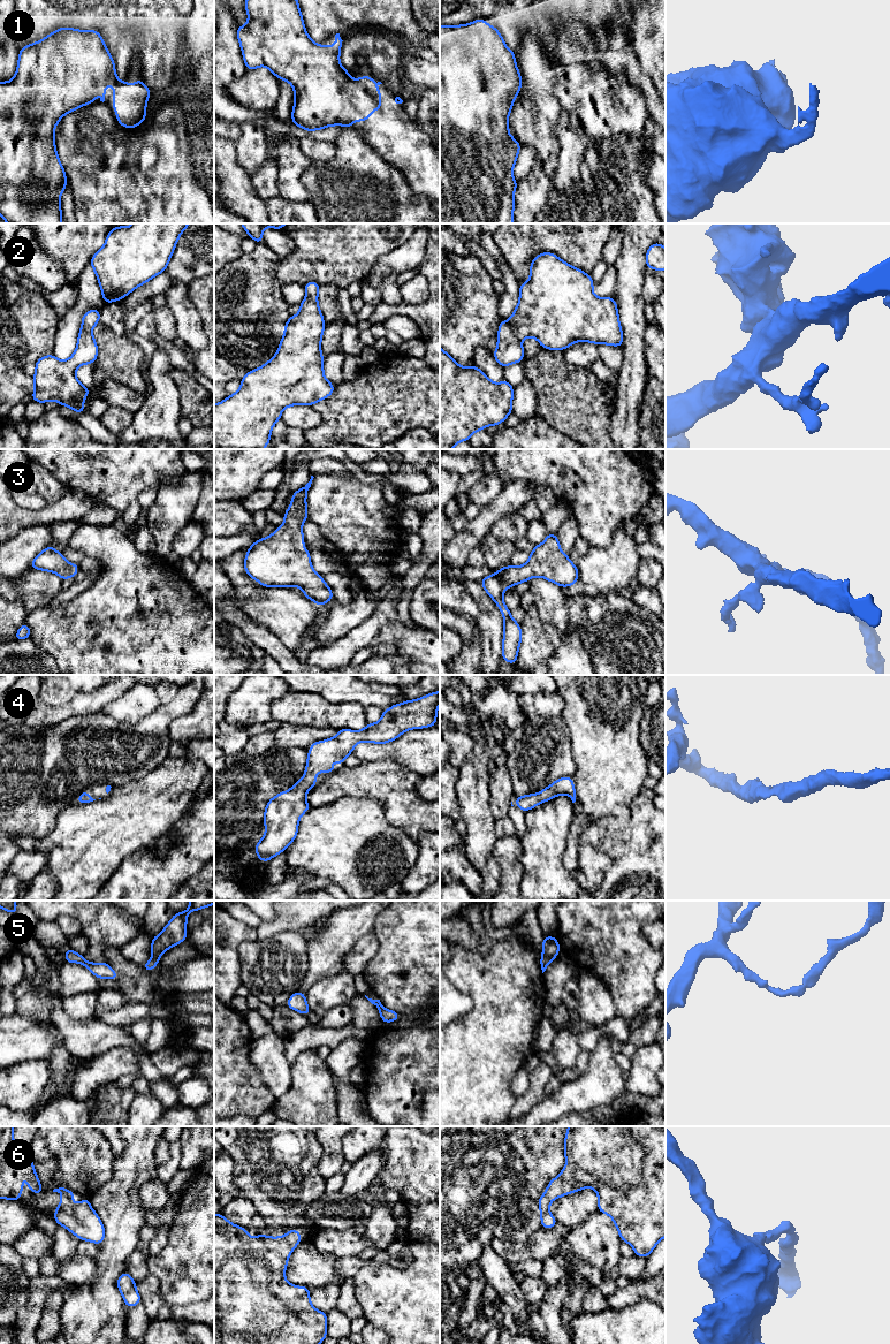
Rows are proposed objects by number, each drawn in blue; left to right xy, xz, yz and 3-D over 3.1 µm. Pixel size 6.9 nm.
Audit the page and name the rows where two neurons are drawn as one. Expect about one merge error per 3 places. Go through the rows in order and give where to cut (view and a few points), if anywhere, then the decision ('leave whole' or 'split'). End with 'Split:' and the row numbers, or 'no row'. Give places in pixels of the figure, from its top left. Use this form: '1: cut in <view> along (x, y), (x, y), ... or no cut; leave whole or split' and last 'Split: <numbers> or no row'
1: no cut; leave whole
2: no cut; leave whole
3: no cut; leave whole
4: no cut; leave whole
5: cut in yz along (542, 955), (550, 961); split
6: no cut; leave whole
Split: 5

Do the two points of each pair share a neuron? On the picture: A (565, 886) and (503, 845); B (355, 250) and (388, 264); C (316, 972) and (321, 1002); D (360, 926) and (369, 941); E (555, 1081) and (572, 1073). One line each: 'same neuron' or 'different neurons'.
A: different neurons
B: different neurons
C: different neurons
D: different neurons
E: same neuron

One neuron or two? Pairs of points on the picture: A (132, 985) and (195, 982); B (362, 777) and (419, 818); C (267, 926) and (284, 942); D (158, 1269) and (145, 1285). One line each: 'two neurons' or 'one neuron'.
A: one neuron
B: one neuron
C: two neurons
D: two neurons

